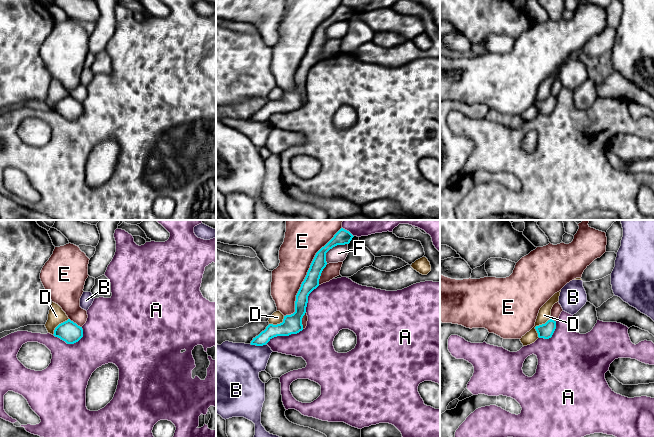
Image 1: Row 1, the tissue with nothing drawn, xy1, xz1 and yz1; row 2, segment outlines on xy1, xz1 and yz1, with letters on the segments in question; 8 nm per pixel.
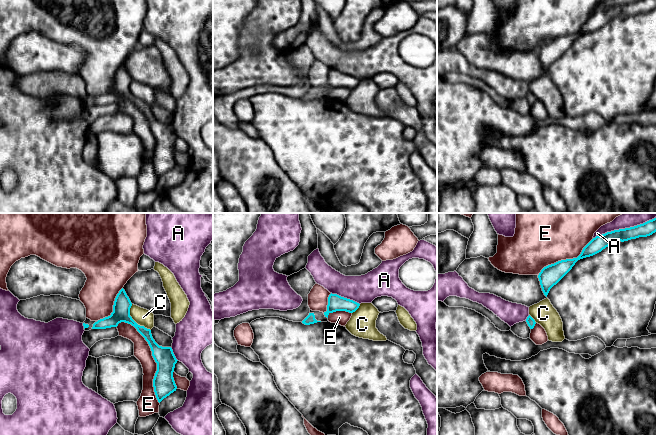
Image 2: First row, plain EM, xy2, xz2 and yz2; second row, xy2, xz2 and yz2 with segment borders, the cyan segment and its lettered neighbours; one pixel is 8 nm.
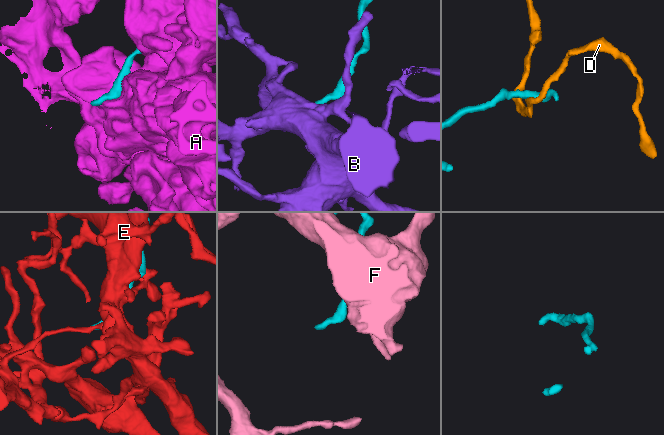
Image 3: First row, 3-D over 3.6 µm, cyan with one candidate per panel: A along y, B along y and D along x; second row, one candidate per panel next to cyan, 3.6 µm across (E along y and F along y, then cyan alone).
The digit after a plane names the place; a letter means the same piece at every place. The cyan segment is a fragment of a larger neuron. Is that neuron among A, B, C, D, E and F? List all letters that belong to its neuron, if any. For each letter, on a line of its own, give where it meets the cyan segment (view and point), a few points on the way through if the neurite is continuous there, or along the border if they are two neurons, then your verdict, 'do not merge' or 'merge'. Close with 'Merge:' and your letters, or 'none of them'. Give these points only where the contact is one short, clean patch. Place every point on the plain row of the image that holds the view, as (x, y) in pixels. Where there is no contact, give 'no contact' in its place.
A: meets cyan in yz2 at (616, 6); do not merge
B: meets cyan in xz1 at (258, 121); runs through xz1 (283, 105), (271, 107), (258, 121), (235, 142); merge
C: meets cyan in xy2 at (133, 96); border along xy2 (131, 80), (130, 92), (138, 100), (150, 106); do not merge
D: meets cyan in yz1 at (537, 102); do not merge
E: meets cyan in xz1 at (307, 50); do not merge
F: meets cyan in xz1 at (331, 24); border along xz1 (347, 19), (333, 22), (326, 29), (326, 39); do not merge
Merge: B

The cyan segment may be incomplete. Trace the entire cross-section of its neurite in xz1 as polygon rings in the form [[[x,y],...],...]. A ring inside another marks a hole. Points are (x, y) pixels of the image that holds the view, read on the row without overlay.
[[[341,4],[334,13],[322,23],[315,31],[310,44],[301,63],[296,71],[295,88],[291,91],[284,92],[283,98],[277,101],[269,100],[264,107],[253,114],[250,120],[233,119],[229,117],[223,118],[221,121],[216,120],[216,189],[223,195],[232,193],[244,193],[255,200],[254,220],[311,220],[304,215],[286,215],[277,211],[270,210],[261,200],[261,188],[265,177],[265,159],[259,154],[259,149],[265,147],[268,136],[273,128],[267,119],[277,112],[289,112],[297,110],[303,106],[302,94],[306,89],[309,70],[319,62],[319,55],[323,45],[326,43],[326,29],[337,21],[349,20],[354,12],[347,6]]]

